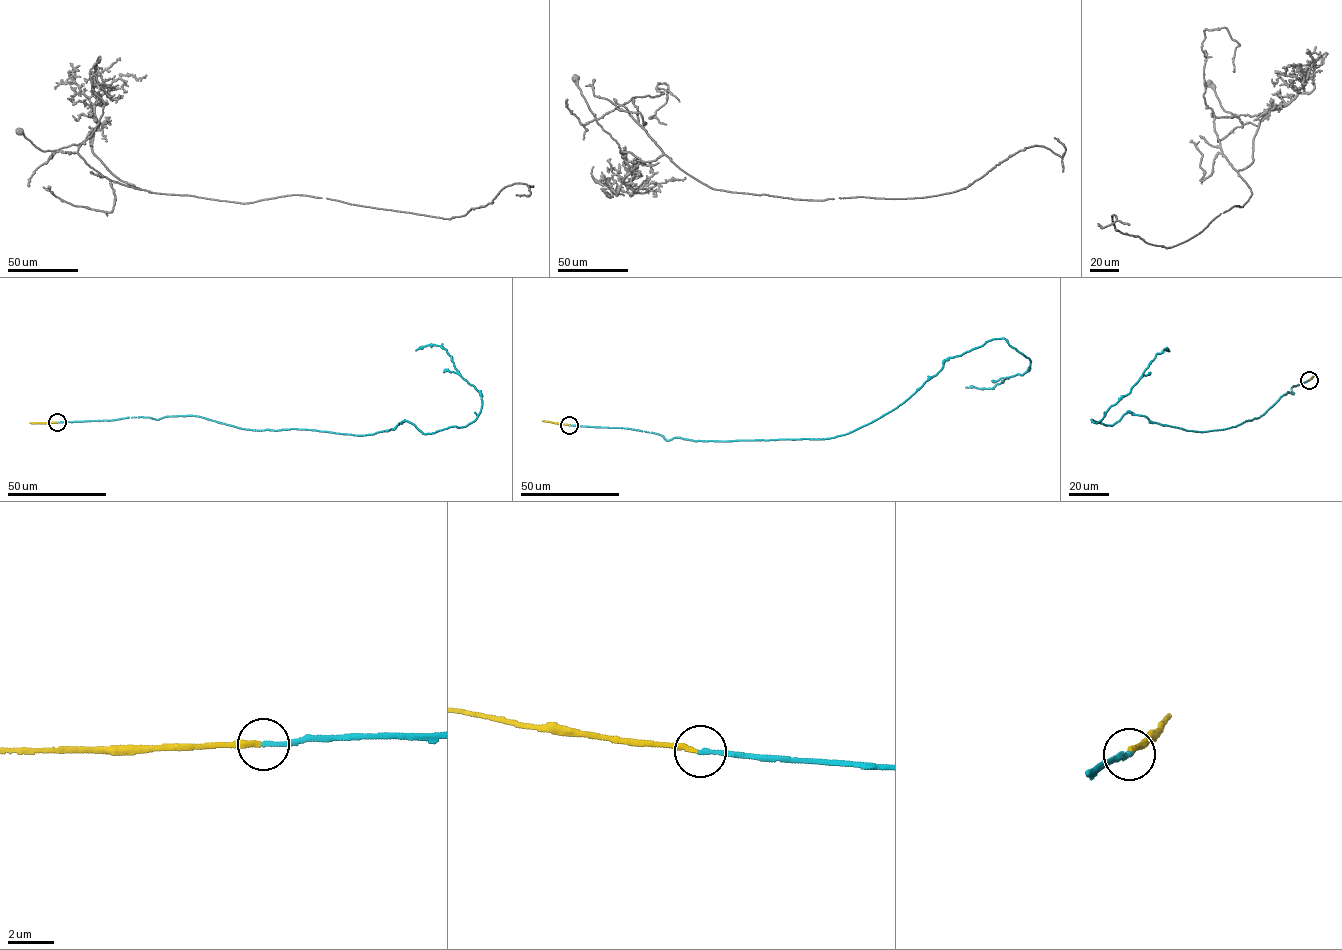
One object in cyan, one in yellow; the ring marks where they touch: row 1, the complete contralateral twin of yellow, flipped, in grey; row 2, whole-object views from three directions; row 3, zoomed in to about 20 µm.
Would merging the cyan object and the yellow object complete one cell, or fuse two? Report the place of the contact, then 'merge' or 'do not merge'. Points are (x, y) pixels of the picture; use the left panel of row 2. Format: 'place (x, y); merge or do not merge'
place (57, 422); merge

